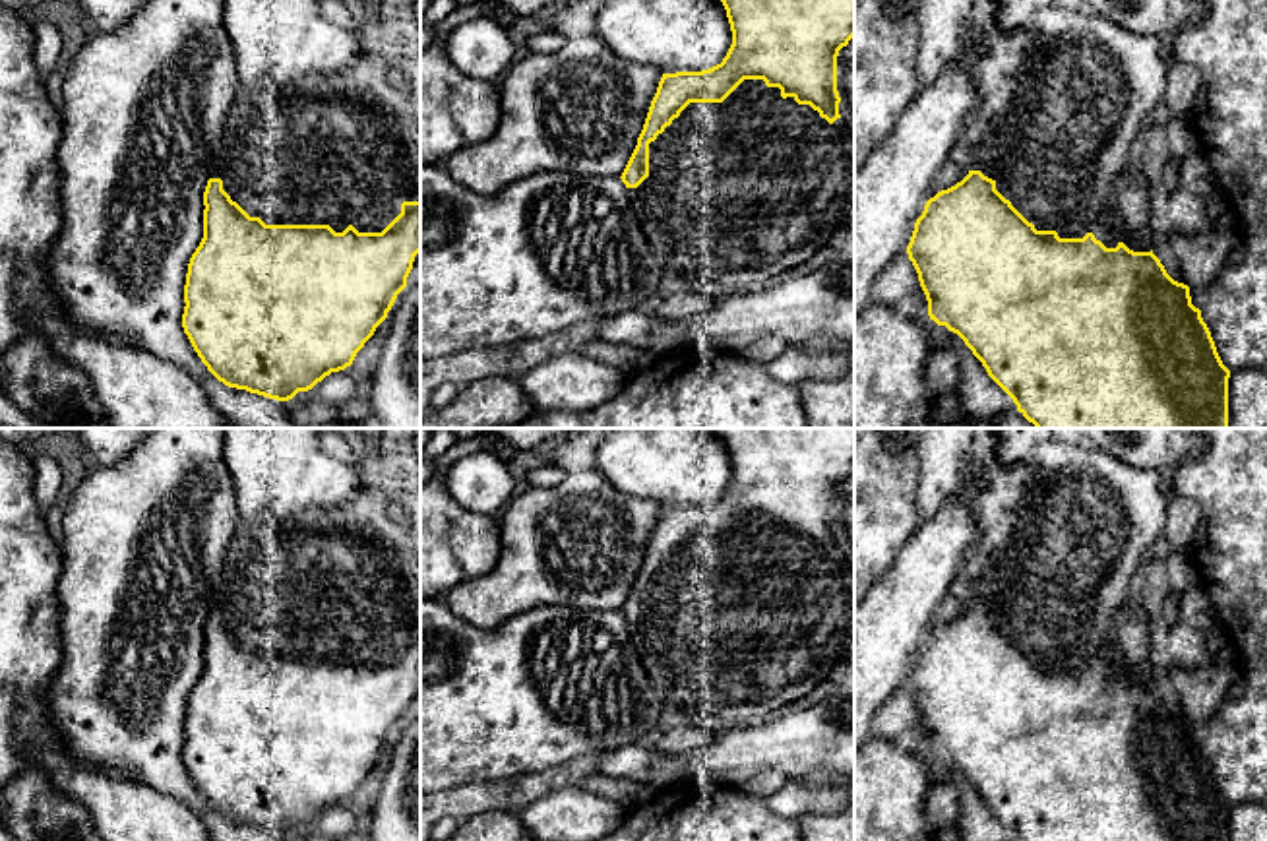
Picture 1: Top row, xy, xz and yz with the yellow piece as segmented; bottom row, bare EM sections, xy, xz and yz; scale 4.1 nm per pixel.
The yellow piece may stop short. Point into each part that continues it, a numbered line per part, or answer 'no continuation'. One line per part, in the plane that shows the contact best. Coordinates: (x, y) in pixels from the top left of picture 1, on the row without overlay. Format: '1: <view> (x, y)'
1: xz (739, 626)

